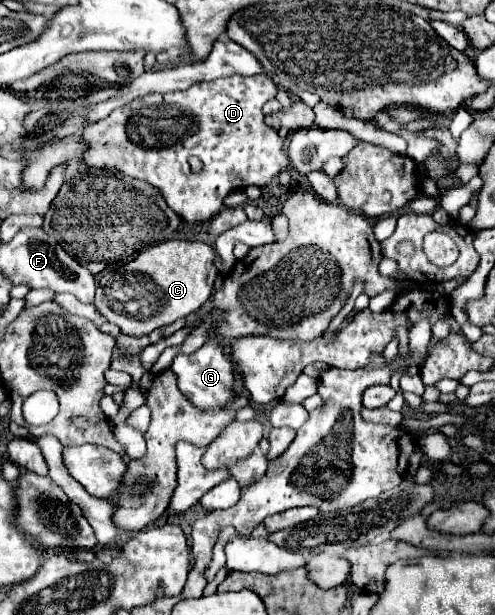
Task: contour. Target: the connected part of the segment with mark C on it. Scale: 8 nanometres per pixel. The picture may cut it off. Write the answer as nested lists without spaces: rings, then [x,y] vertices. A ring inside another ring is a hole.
[[[162,241],[158,245],[152,245],[150,249],[142,251],[134,261],[126,263],[108,285],[100,285],[96,289],[96,309],[112,323],[116,323],[124,333],[128,335],[144,335],[148,331],[154,331],[158,327],[170,325],[180,317],[186,317],[194,311],[198,311],[204,301],[214,291],[214,279],[218,277],[218,269],[214,267],[214,249],[200,241]]]

